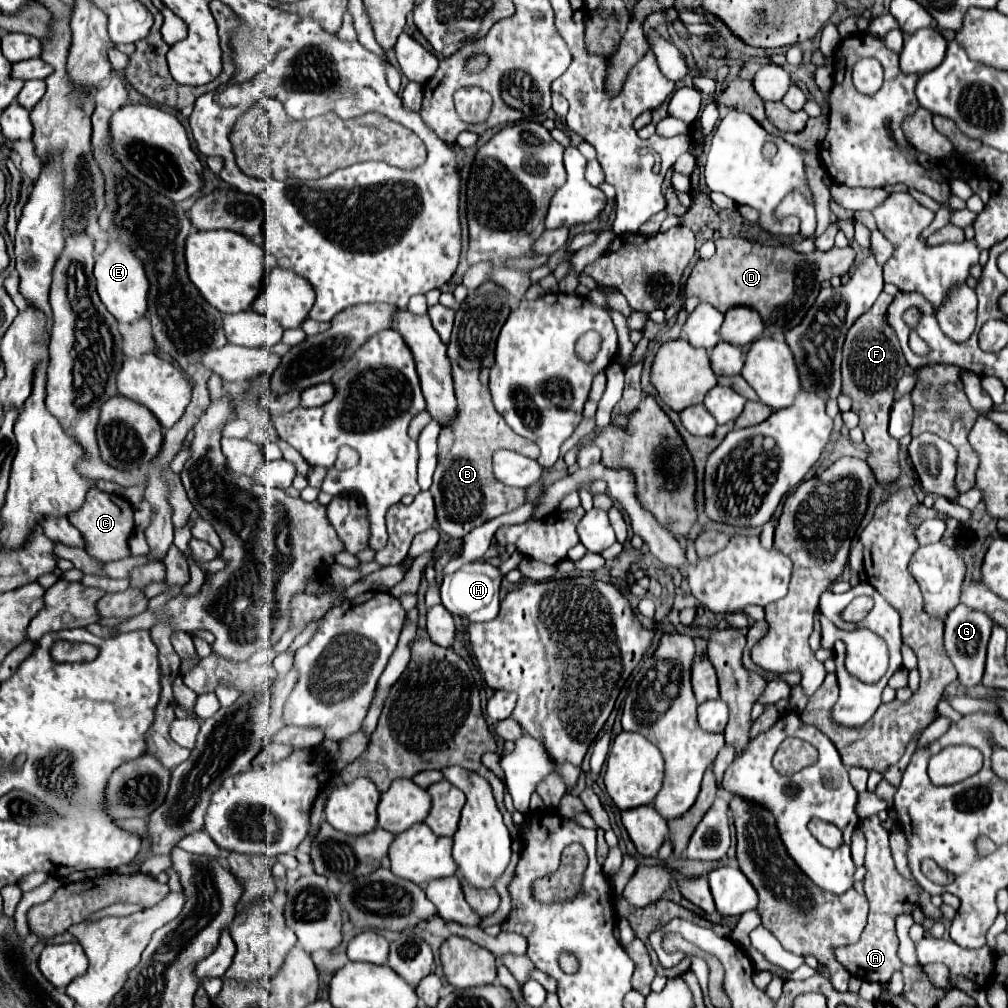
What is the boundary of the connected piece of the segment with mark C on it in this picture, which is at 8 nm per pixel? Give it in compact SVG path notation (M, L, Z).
M94 486L88 490L84 504L78 510L70 512L68 520L74 528L80 530L80 534L84 538L86 554L98 558L100 562L110 562L110 560L120 560L120 558L130 556L128 536L134 528L134 520L132 520L130 504L126 500L122 500L120 496L106 494Z

